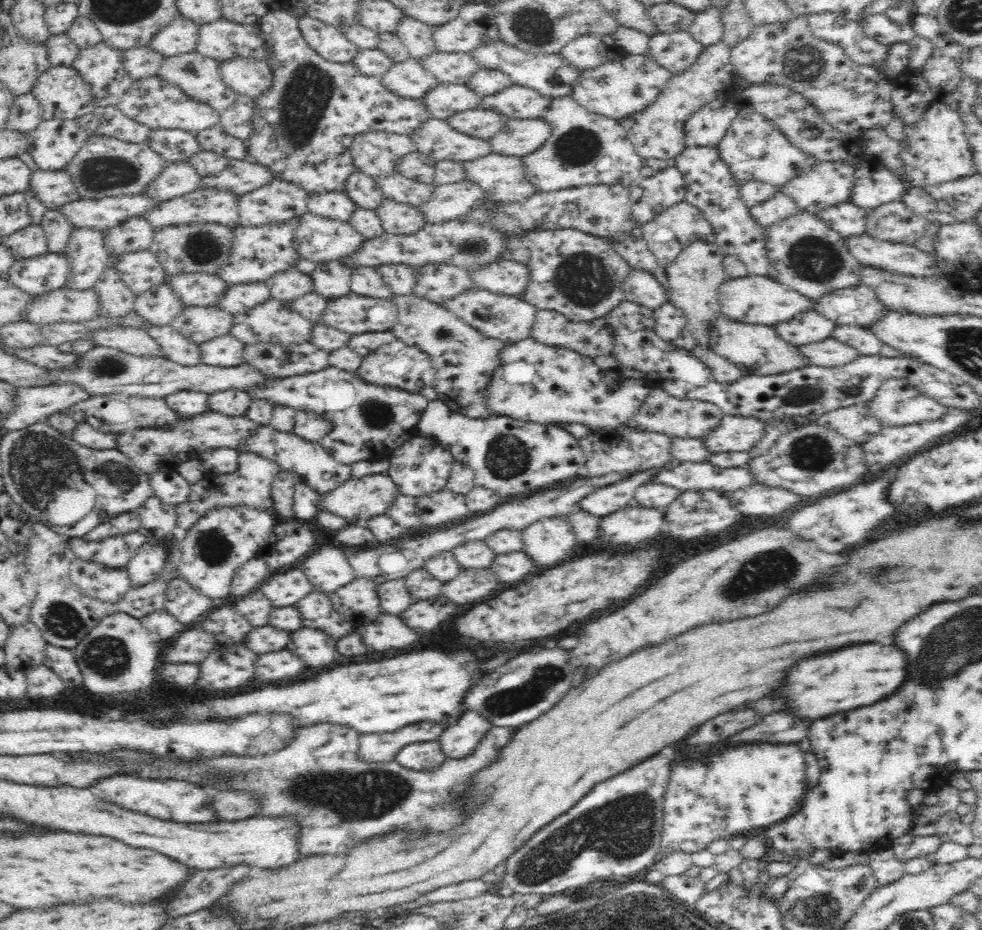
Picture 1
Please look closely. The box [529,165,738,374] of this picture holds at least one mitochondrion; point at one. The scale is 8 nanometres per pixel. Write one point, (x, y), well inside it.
(584, 279)

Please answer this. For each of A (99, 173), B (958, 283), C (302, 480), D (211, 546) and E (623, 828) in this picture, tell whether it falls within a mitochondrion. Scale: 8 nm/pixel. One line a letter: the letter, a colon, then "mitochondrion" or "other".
A: mitochondrion
B: other
C: other
D: mitochondrion
E: mitochondrion

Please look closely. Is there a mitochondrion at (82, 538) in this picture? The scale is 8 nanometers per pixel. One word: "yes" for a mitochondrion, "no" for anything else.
no

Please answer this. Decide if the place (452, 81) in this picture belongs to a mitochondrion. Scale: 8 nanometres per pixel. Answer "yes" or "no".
no

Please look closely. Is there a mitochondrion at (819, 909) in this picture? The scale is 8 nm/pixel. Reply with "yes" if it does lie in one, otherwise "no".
yes

